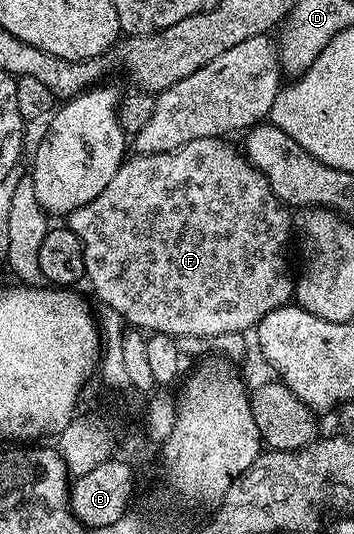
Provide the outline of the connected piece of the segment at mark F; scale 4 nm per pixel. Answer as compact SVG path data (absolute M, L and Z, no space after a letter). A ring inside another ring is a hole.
M208 137L207 139L195 139L191 143L187 143L183 147L179 147L170 153L142 153L140 155L130 156L128 159L122 161L119 171L115 171L115 175L111 179L111 183L107 183L107 187L99 195L95 195L95 199L91 199L91 203L87 203L83 207L79 207L74 213L68 214L67 227L74 233L83 247L83 259L85 260L85 277L87 281L93 284L93 293L110 309L113 313L118 313L123 320L137 331L144 331L146 334L162 333L168 337L175 337L178 339L186 337L199 337L202 339L222 339L229 334L244 334L246 331L252 330L263 319L263 315L267 315L271 311L275 311L279 307L290 304L295 297L295 277L291 272L289 274L289 241L291 245L291 213L286 206L282 205L277 200L276 195L271 191L271 187L267 183L265 176L252 165L245 157L244 152L240 148L237 149L233 145L228 145L228 140L219 137Z

